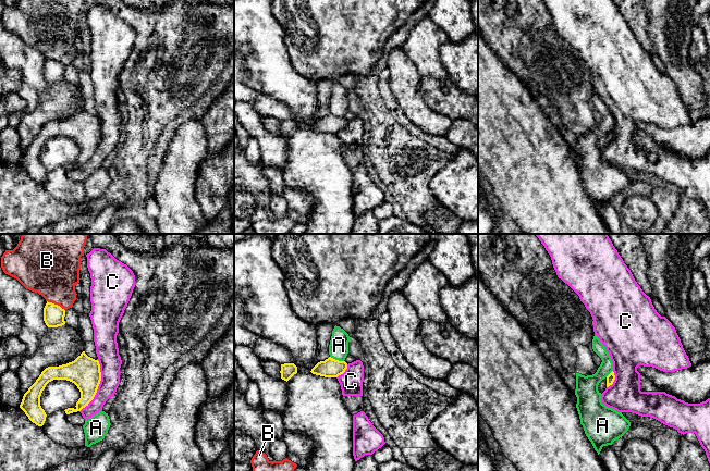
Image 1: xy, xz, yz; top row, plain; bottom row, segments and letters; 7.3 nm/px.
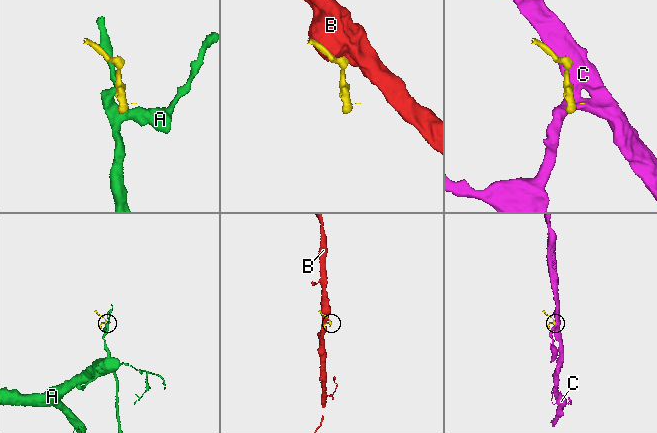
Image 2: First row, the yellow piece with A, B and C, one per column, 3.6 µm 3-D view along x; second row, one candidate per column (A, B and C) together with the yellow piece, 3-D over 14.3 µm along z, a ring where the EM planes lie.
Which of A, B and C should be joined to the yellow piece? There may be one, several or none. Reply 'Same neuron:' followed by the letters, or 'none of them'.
Same neuron: C

